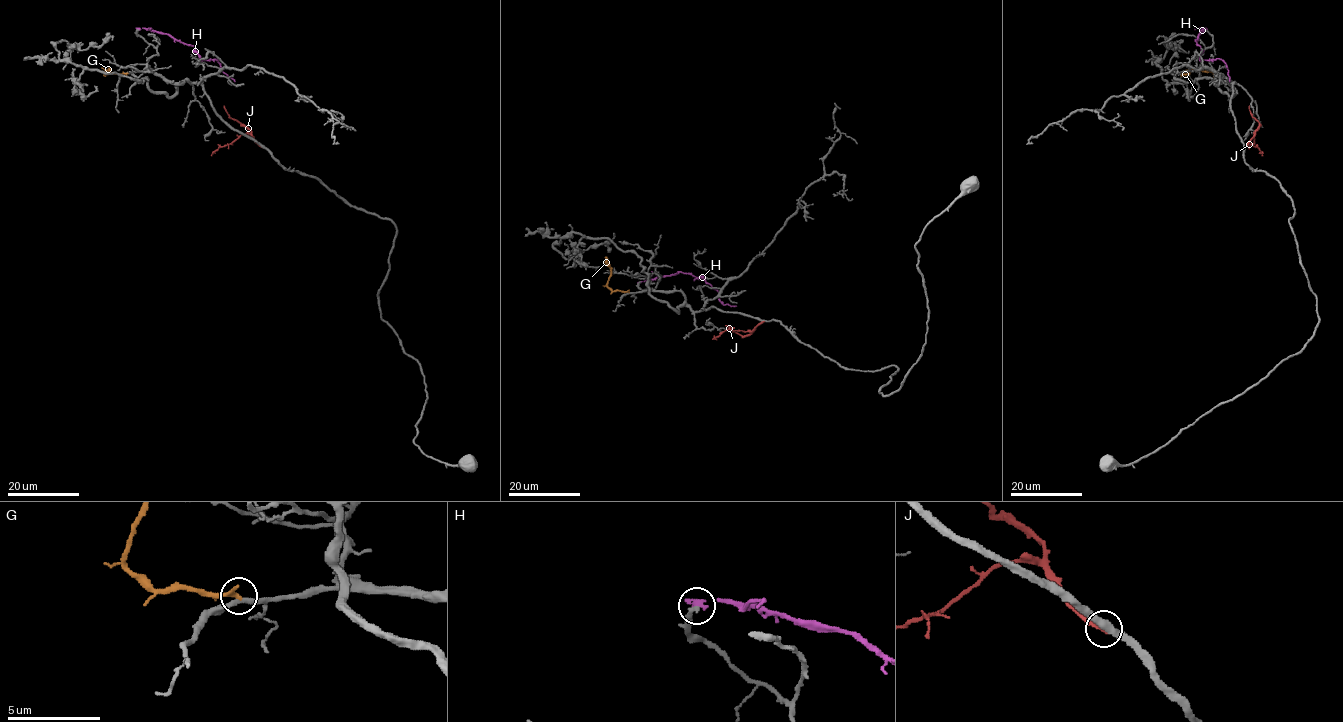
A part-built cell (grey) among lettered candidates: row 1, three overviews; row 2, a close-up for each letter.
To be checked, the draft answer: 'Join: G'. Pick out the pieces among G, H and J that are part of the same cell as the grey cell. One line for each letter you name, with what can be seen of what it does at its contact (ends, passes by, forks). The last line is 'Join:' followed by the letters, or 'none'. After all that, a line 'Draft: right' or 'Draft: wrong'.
G: it ends
Join: G
Draft: right

